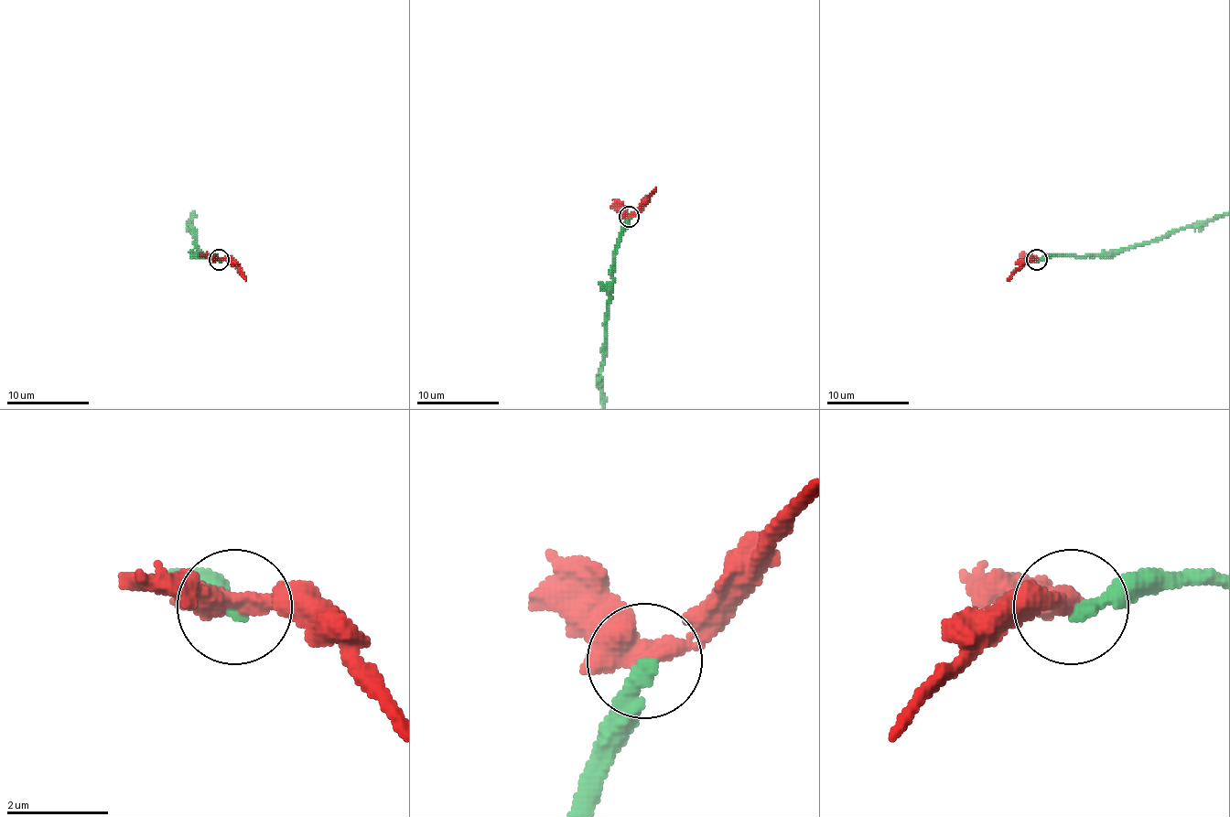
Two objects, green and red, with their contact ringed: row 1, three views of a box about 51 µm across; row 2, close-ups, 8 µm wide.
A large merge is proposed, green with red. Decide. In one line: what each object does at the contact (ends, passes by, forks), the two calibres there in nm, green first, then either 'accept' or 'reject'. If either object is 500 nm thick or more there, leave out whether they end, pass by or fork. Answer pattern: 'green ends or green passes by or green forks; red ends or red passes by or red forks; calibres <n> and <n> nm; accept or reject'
green ends; red passes by; calibres 320 and 440 nm; reject

